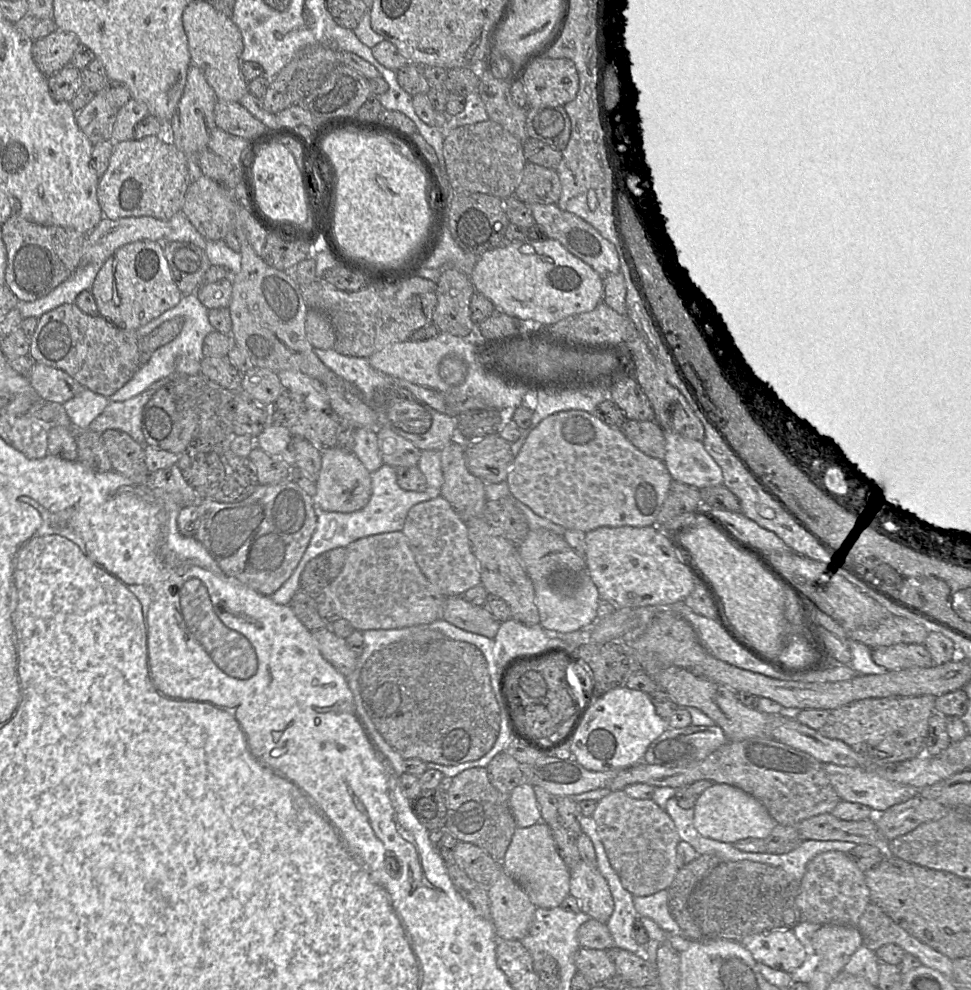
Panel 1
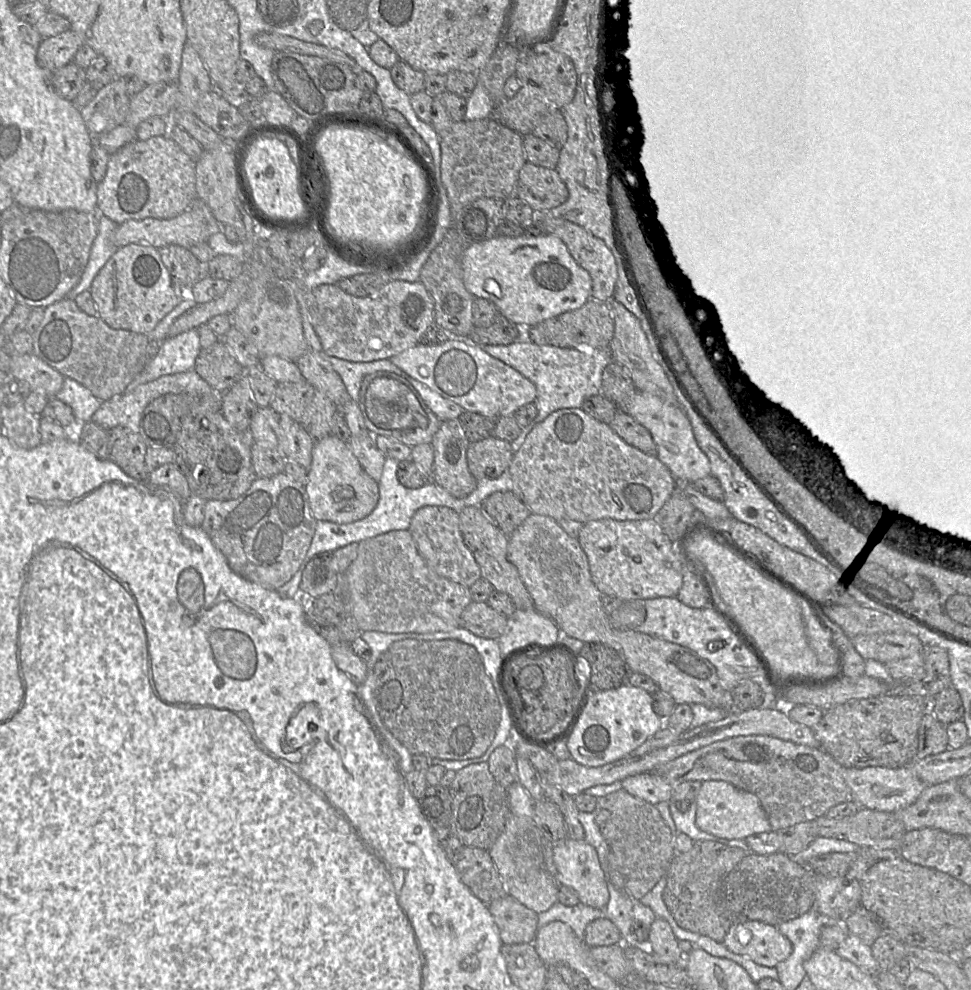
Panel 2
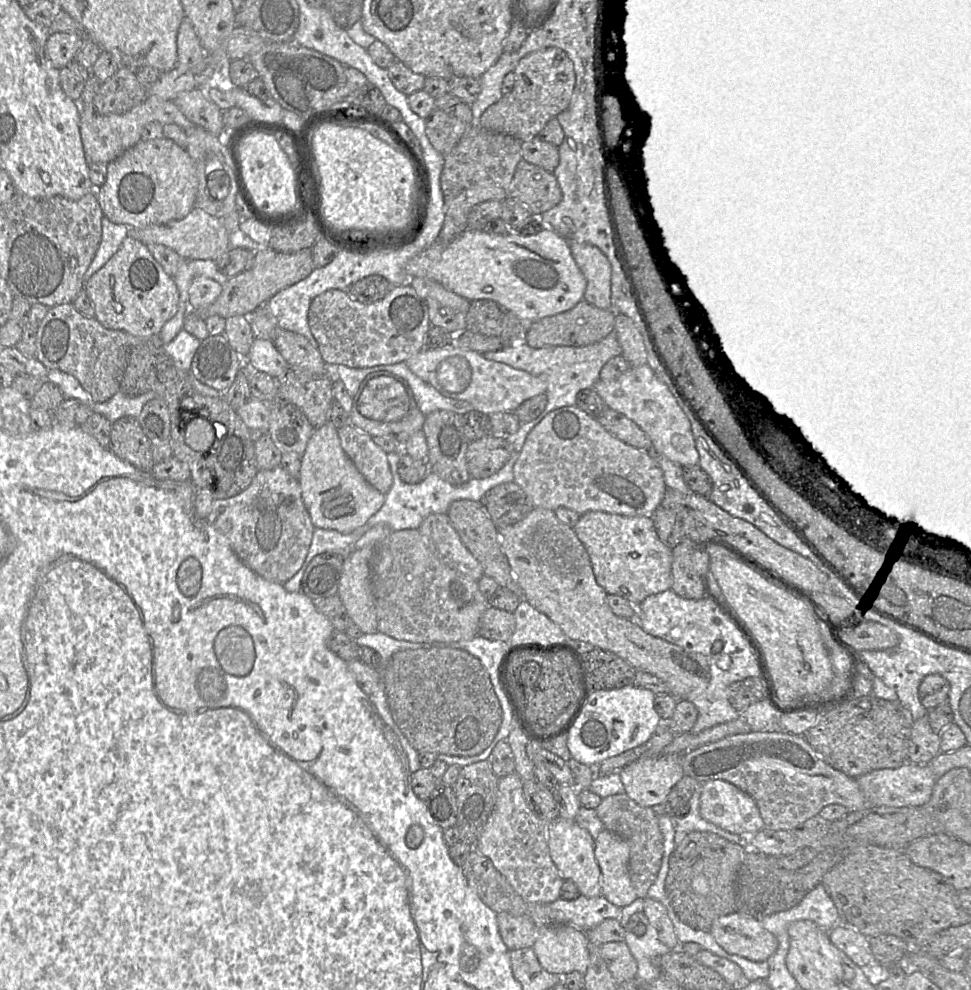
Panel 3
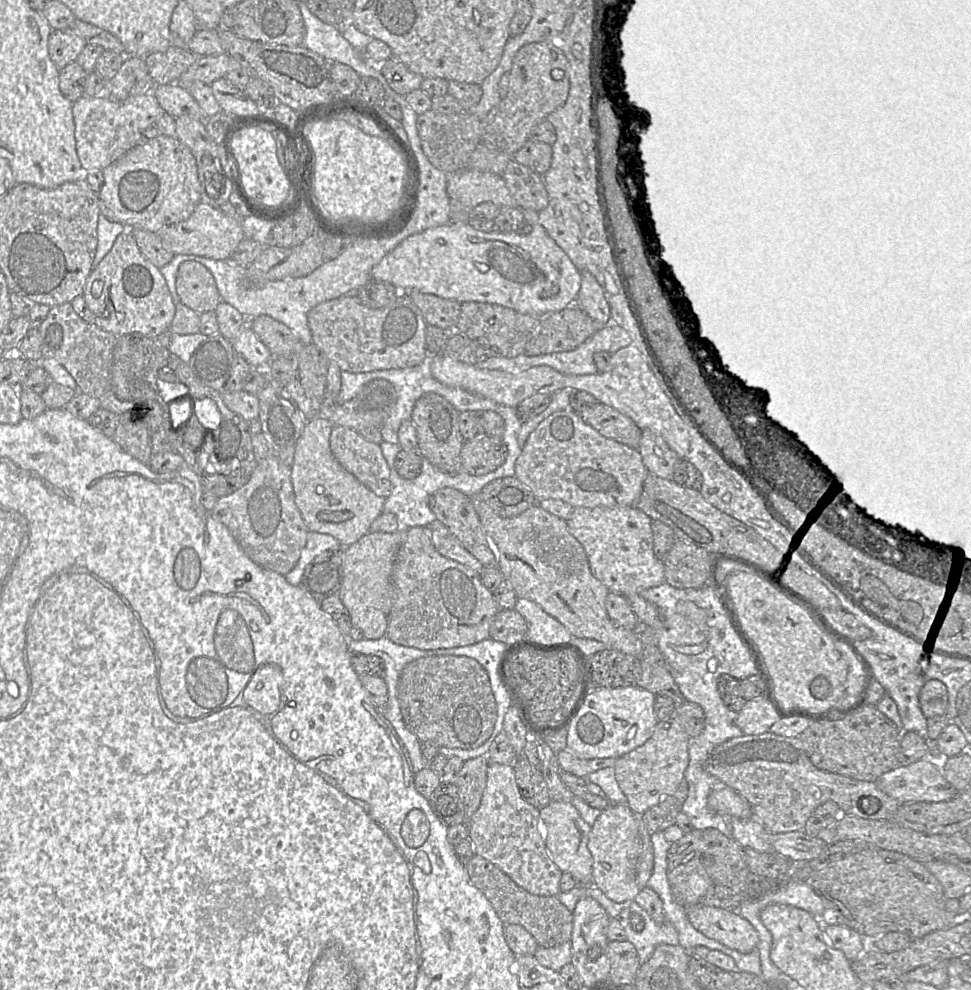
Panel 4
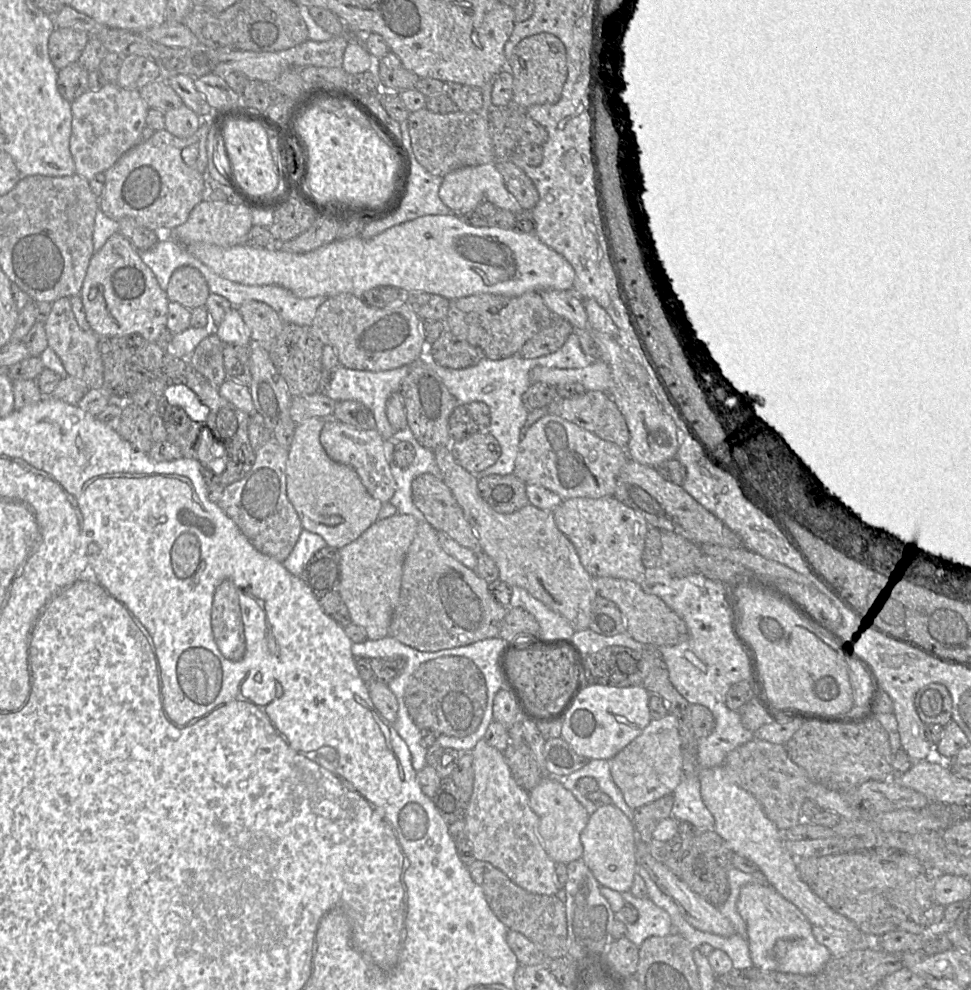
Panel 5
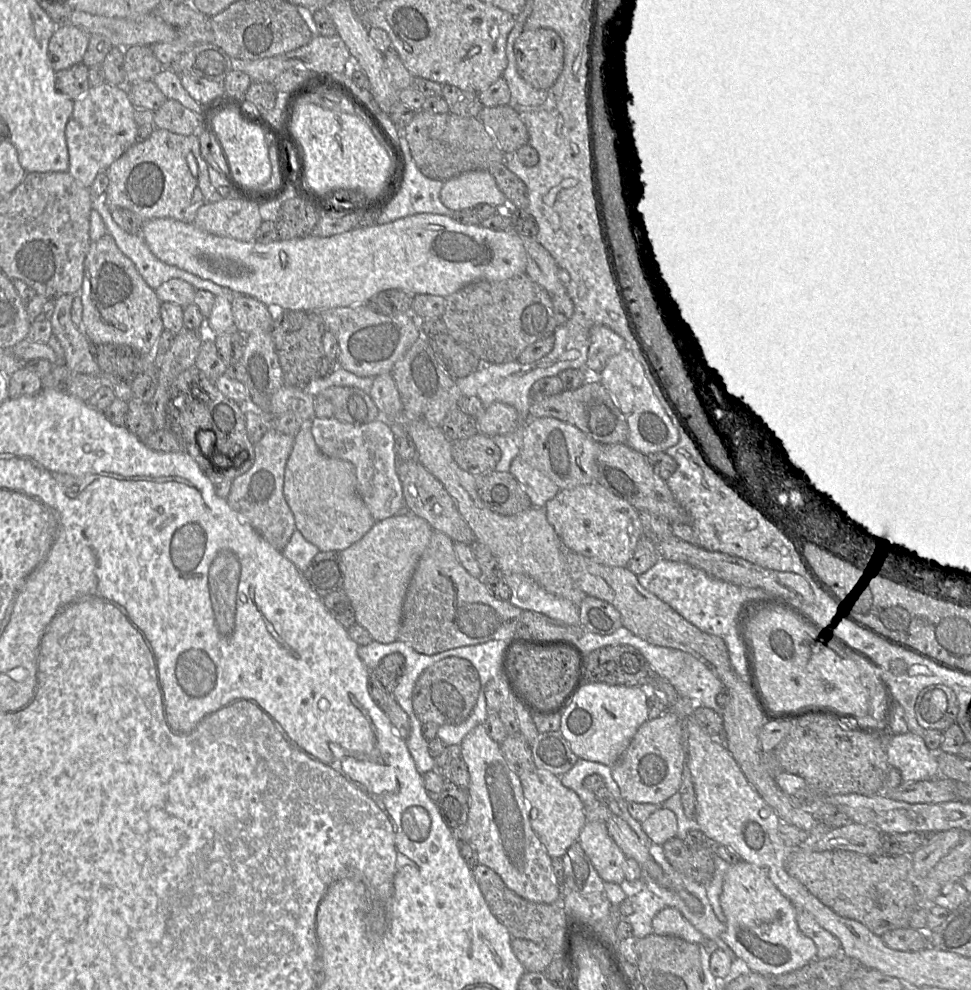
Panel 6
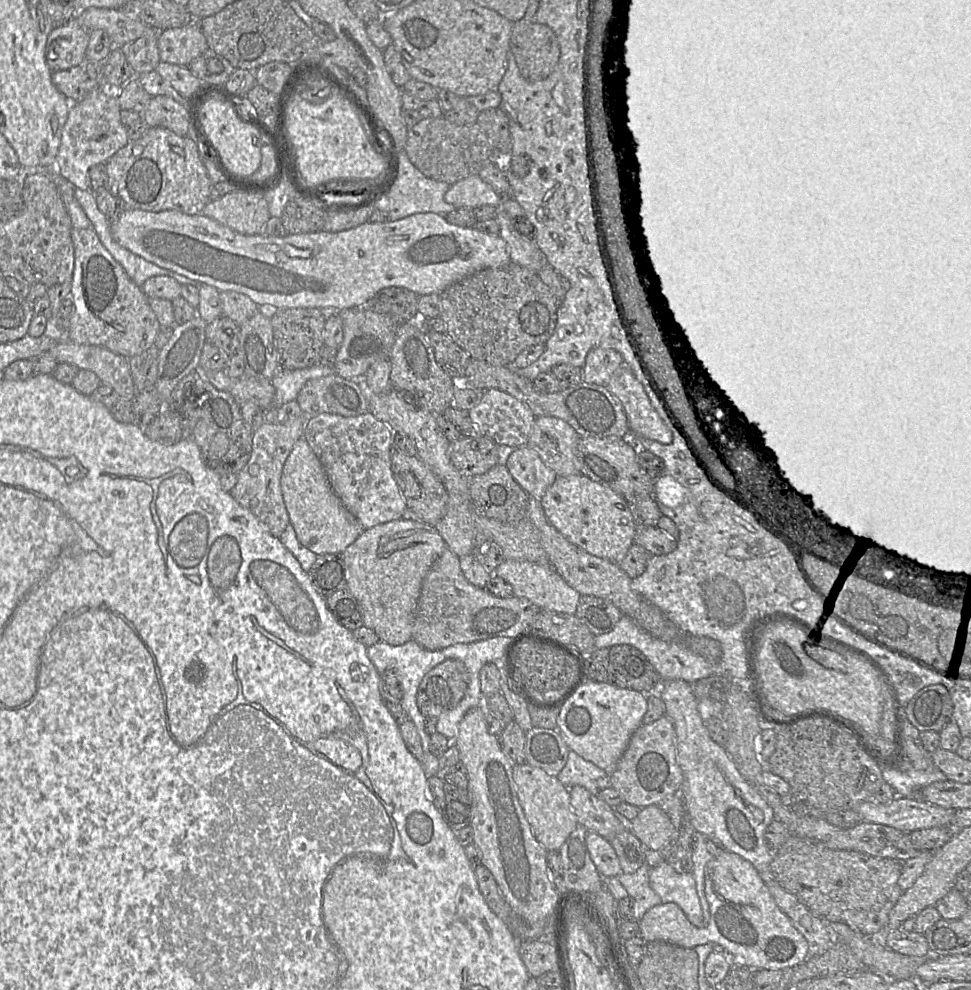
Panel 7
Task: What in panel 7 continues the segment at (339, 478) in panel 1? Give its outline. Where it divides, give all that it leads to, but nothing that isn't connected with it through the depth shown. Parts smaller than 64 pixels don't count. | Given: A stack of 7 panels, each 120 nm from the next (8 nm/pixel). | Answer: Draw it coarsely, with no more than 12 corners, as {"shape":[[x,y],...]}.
{"shape":[[303,435],[281,490],[298,541],[343,553],[365,530]]}

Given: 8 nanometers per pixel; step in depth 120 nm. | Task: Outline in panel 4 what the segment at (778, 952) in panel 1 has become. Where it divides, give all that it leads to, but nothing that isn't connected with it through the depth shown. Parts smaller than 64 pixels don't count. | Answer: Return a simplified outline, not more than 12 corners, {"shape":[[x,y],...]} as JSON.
{"shape":[[685,909],[696,930],[749,953],[758,932],[737,911]]}

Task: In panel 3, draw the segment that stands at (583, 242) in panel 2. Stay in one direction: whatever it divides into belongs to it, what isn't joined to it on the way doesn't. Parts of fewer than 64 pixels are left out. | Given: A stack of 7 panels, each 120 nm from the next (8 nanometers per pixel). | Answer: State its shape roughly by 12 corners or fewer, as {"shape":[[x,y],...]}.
{"shape":[[569,242],[586,279],[583,300],[612,309],[611,265],[595,246]]}

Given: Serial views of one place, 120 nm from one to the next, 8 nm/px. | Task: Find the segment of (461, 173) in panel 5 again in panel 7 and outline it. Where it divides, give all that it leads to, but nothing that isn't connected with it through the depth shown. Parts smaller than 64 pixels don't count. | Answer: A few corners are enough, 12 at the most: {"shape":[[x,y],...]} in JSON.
{"shape":[[479,175],[452,184],[456,208],[498,207],[503,200]]}

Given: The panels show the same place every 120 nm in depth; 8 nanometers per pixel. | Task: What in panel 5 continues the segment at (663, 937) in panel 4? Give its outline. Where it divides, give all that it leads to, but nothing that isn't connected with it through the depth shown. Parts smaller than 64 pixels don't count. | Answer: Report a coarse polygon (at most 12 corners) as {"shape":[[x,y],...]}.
{"shape":[[621,893],[638,911],[627,938],[640,947],[652,936],[677,933],[671,918],[648,898]]}

